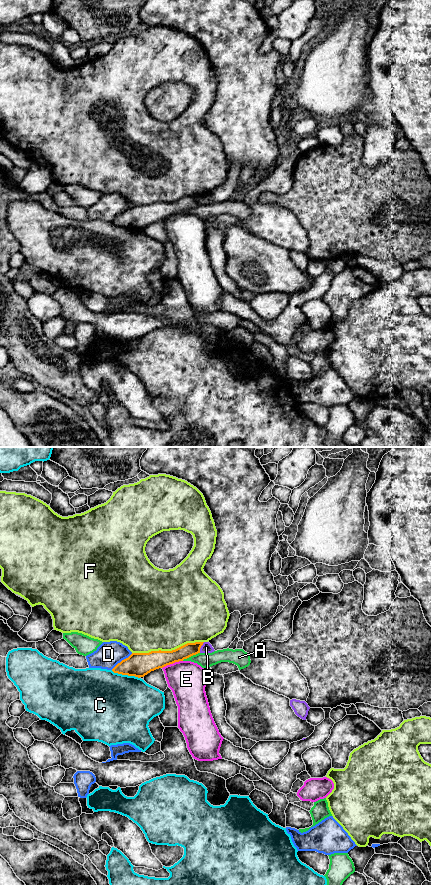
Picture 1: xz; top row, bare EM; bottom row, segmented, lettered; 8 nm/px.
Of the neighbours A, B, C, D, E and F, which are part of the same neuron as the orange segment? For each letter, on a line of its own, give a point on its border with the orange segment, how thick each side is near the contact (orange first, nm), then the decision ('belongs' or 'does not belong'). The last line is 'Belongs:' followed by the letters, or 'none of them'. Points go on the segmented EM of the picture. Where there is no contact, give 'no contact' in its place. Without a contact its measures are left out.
A: meets orange in xz at (190, 656); 140 nm thick on the orange side, 110 nm on the other; does not belong
B: meets orange in xz at (200, 647); 110 nm thick on the orange side, 80 nm on the other; does not belong
C: meets orange in xz at (125, 674); 190 nm thick on the orange side, 480 nm on the other; does not belong
D: meets orange in xz at (122, 660); 190 nm thick on the orange side, 200 nm on the other; does not belong
E: meets orange in xz at (172, 663); 180 nm thick on the orange side, 300 nm on the other; does not belong
F: meets orange in xz at (167, 651); 190 nm thick on the orange side, 480 nm on the other; does not belong
Belongs: none of them

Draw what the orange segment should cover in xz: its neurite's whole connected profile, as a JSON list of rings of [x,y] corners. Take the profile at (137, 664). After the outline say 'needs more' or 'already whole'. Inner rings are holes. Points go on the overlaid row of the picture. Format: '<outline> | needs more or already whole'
[[[204,642],[187,643],[172,651],[151,651],[149,653],[132,653],[128,658],[118,663],[112,671],[114,673],[144,677],[151,671],[163,668],[175,662],[183,661],[200,653]]] | already whole

